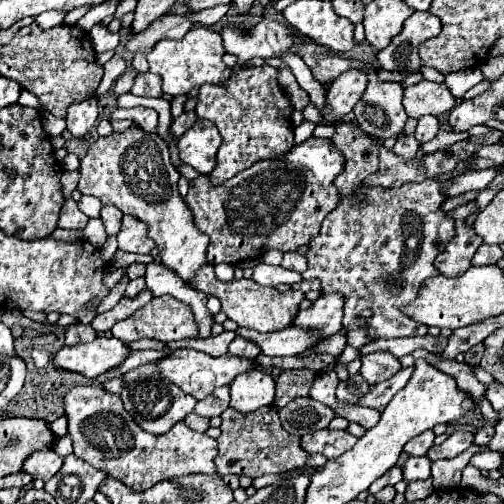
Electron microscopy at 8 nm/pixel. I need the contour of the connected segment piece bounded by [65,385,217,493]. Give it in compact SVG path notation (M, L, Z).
M99 385L73 387L65 395L65 415L69 419L69 435L73 439L75 455L137 493L153 487L163 479L175 479L195 473L217 475L215 439L189 429L183 421L175 423L163 435L151 435L137 427L133 417L125 413L119 395L107 393Z

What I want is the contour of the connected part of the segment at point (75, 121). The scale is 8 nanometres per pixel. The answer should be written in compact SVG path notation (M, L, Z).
M91 97L91 99L85 99L83 103L75 103L75 105L69 105L67 109L67 129L73 137L83 137L85 133L91 131L91 127L95 125L97 121L97 99Z

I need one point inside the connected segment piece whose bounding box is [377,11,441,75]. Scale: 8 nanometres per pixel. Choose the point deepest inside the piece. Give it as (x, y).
(402, 55)

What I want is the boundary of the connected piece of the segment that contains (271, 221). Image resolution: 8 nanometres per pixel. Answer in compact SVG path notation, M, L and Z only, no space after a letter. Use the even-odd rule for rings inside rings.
M311 137L277 161L253 163L225 181L225 185L215 187L209 175L197 175L189 185L185 203L193 213L197 229L211 239L209 263L235 265L247 259L261 259L269 249L297 251L297 247L307 245L321 229L325 215L339 201L333 179L343 165L345 157L331 139Z

